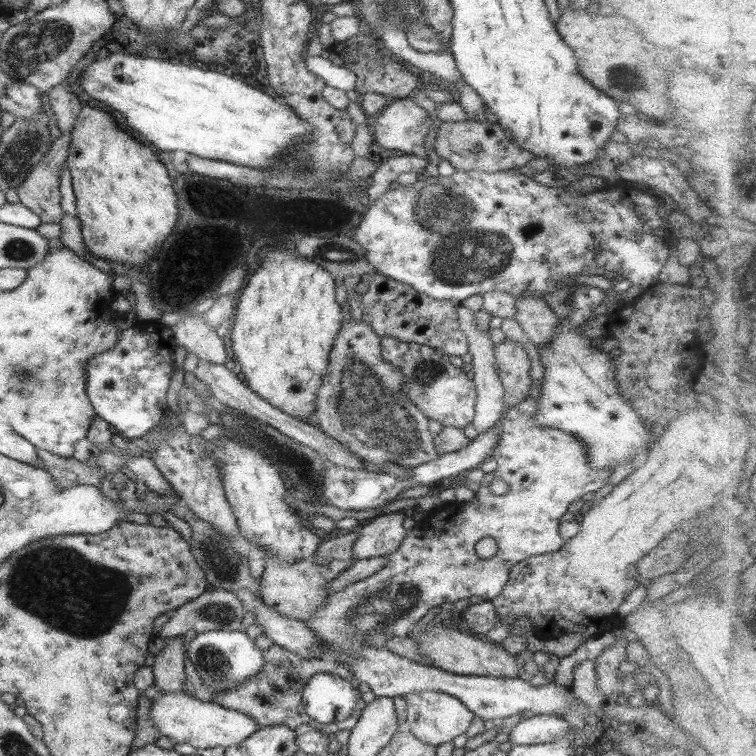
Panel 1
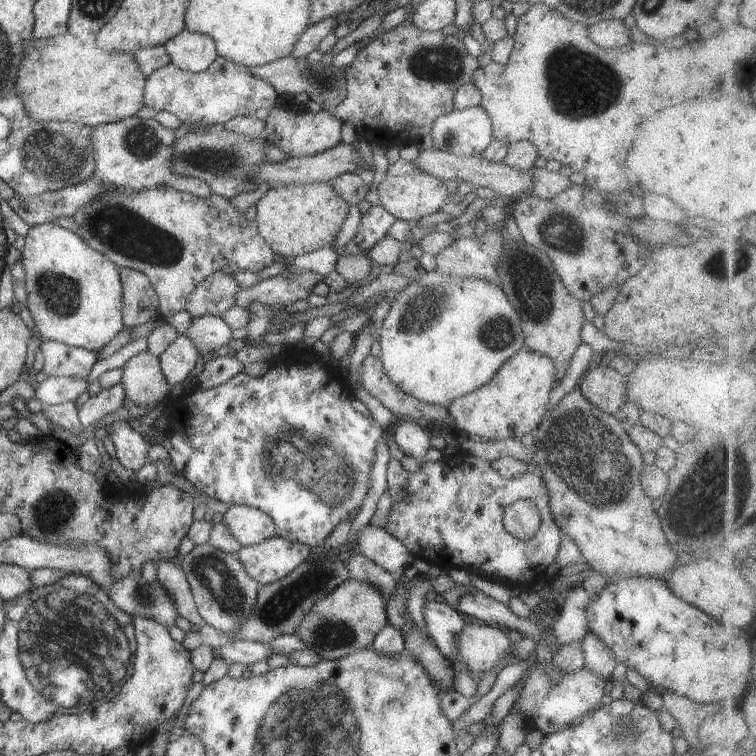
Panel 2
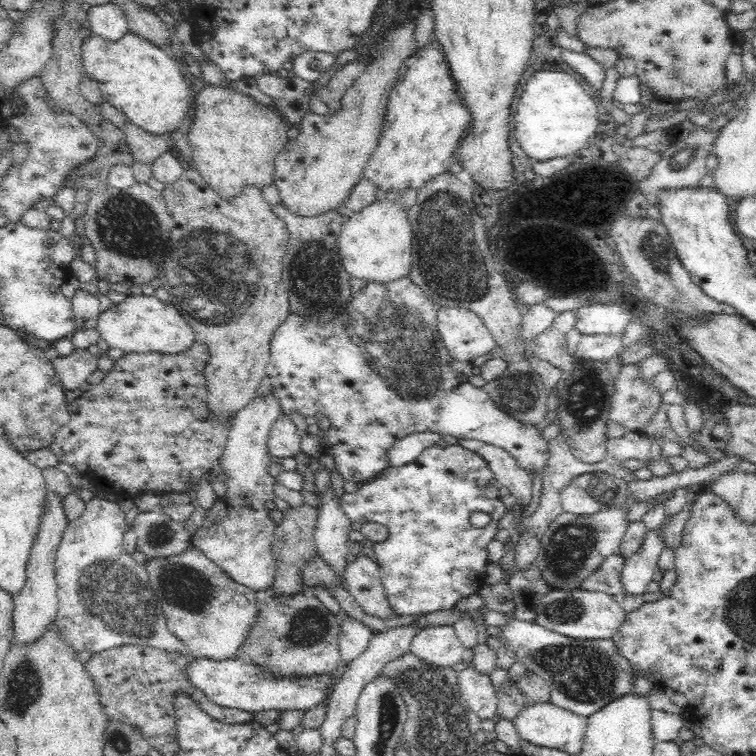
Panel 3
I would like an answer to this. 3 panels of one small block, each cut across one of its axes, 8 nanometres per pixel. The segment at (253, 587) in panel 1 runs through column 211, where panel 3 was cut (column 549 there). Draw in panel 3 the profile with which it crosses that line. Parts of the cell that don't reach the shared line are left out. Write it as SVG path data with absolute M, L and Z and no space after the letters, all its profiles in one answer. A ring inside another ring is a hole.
M627 494L626 500L622 506L618 508L610 508L608 510L600 510L596 514L590 516L562 513L560 516L556 517L556 520L553 520L548 525L548 530L541 534L540 536L540 554L536 557L534 564L540 569L540 574L542 579L546 581L546 584L552 589L564 589L575 591L579 588L580 583L583 580L590 576L597 568L600 568L600 565L610 556L612 553L616 553L619 550L621 545L622 537L626 532L627 526L630 524L629 520L625 520L627 515L627 510L630 505L638 504L635 502L635 498Z

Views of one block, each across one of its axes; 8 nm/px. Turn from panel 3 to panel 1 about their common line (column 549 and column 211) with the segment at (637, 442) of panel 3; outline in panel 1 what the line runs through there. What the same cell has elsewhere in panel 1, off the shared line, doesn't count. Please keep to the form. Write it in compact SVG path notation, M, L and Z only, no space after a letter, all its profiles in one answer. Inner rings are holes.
M162 422L157 428L146 432L141 442L146 445L145 455L150 456L156 468L168 480L175 490L175 494L180 496L182 502L196 514L200 520L206 520L208 524L212 524L212 528L216 528L216 532L224 532L224 536L228 536L232 548L236 550L238 556L248 557L251 544L247 538L240 533L238 520L234 516L230 503L224 492L224 482L222 482L222 472L220 472L220 464L218 460L212 458L212 449L214 449L214 441L205 440L202 434L190 435L182 424L178 428L172 428L172 432L164 438L162 428L166 427L166 422ZM149 447L151 448L149 449ZM201 448L206 448L205 453ZM204 454L204 457L202 457Z

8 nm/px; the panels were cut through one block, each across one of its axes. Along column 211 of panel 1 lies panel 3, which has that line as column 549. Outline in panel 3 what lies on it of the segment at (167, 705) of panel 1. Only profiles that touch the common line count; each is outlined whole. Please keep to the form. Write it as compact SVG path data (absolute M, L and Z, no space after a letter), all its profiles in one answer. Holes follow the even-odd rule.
M551 702L530 703L520 709L513 724L520 739L536 747L554 748L561 752L578 755L584 744L587 717L560 708Z

